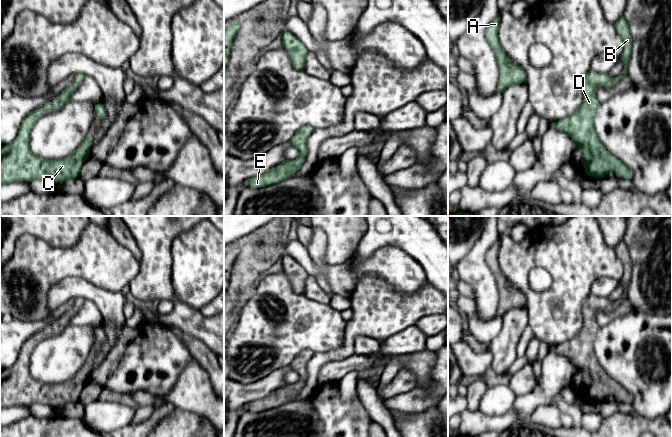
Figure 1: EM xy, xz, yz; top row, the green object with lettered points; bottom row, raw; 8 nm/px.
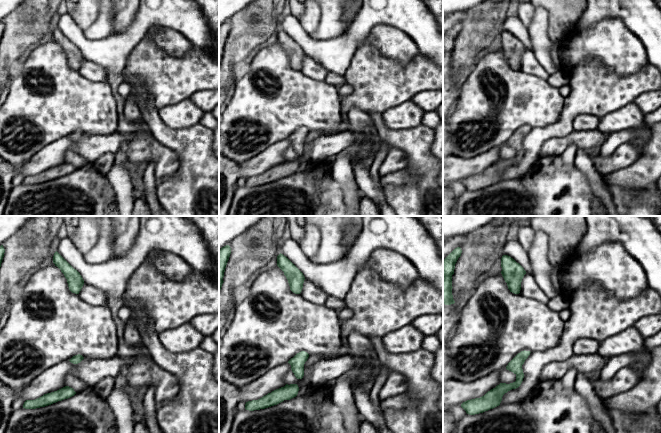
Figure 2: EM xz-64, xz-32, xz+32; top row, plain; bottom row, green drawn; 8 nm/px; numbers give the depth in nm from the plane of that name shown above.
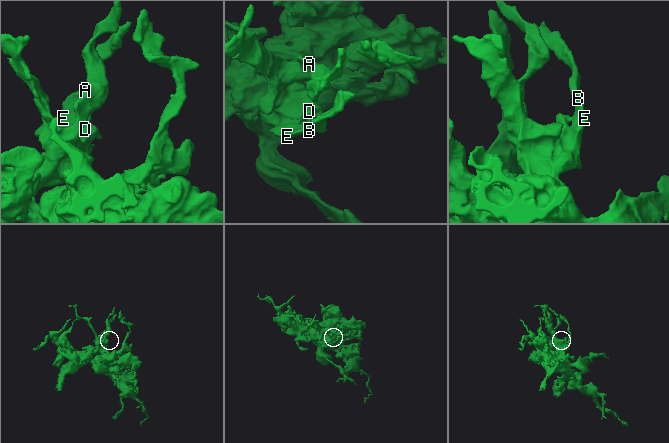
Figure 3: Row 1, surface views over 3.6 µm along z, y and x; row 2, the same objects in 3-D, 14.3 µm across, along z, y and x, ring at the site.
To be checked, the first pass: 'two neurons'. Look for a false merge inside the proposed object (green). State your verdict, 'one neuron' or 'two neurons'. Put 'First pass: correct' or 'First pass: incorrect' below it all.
one neuron
First pass: incorrect

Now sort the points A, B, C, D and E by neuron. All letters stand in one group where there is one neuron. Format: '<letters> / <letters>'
A B C D E

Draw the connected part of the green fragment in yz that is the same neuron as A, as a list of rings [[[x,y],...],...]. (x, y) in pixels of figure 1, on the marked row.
[[[498,15],[487,28],[485,37],[495,53],[500,71],[500,78],[495,92],[502,93],[511,85],[525,82],[526,73],[522,66],[512,62],[502,49],[498,39],[499,22],[500,16]]]

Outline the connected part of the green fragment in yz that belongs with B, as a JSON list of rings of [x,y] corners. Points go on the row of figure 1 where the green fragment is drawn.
[[[622,16],[614,27],[621,36],[624,49],[620,56],[625,67],[617,77],[608,73],[596,73],[590,70],[583,80],[583,102],[574,113],[553,123],[556,130],[567,133],[573,140],[574,146],[581,151],[581,162],[586,175],[604,178],[607,173],[615,173],[624,179],[632,179],[632,172],[628,166],[613,156],[601,143],[595,128],[594,117],[599,106],[596,97],[598,86],[613,86],[628,76],[628,62],[631,56],[632,38],[629,26]]]

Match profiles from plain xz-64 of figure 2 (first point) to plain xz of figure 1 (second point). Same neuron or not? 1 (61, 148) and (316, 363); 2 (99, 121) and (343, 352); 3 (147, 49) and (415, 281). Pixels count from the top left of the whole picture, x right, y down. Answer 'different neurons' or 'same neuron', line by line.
1: different neurons
2: different neurons
3: different neurons

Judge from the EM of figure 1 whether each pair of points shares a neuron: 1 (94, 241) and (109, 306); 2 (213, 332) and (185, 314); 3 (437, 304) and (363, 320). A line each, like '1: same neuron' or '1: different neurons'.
1: different neurons
2: same neuron
3: same neuron

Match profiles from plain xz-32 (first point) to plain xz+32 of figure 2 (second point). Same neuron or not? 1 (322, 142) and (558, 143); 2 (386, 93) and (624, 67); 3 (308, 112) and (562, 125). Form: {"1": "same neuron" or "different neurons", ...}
{"1": "same neuron", "2": "different neurons", "3": "different neurons"}

